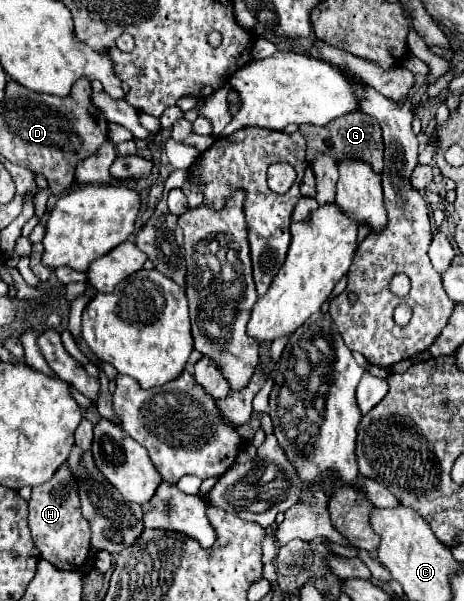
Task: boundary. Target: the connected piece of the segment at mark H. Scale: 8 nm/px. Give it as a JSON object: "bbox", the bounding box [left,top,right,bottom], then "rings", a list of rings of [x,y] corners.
{"bbox":[29,466,91,570],"rings":[[[59,466],[53,478],[33,488],[29,500],[29,528],[33,542],[41,552],[41,558],[49,560],[59,570],[83,570],[91,550],[91,528],[81,514],[81,502],[77,496],[79,482],[69,466]]]}

